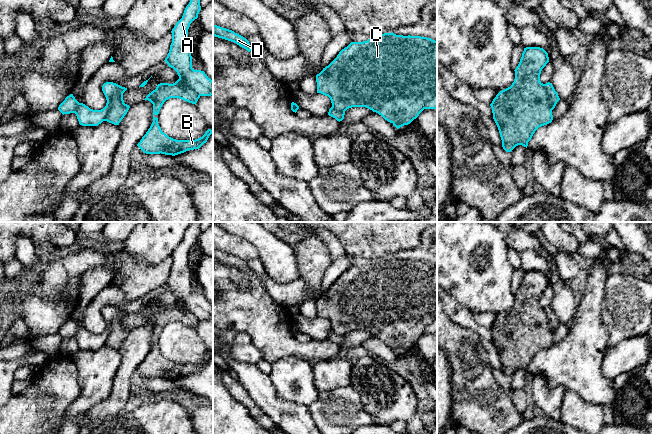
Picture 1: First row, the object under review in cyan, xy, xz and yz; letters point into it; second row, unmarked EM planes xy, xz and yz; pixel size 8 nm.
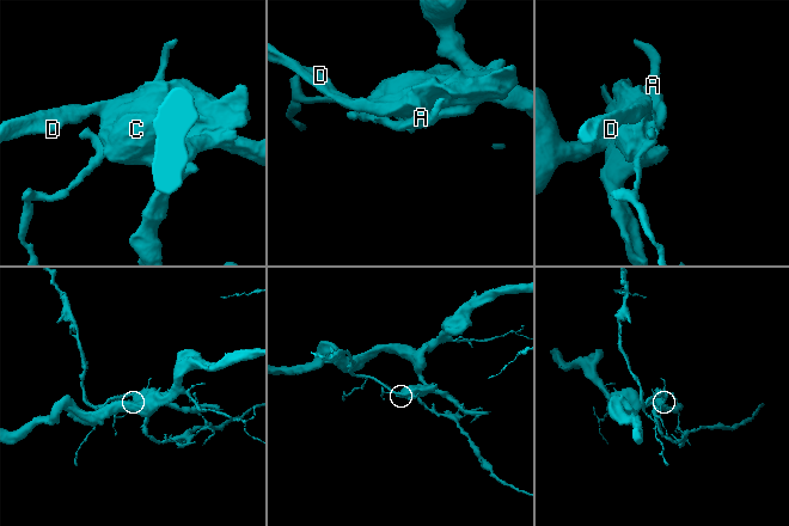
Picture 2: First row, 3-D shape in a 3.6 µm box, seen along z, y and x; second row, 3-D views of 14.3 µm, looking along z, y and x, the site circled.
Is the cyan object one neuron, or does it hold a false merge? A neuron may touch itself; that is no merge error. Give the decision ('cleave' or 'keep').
cleave

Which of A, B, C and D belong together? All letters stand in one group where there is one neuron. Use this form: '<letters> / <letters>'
A / B C D

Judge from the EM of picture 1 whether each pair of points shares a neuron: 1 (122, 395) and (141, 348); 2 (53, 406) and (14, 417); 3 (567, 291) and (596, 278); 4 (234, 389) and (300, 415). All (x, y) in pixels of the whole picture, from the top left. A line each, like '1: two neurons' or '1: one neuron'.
1: one neuron
2: one neuron
3: two neurons
4: two neurons

